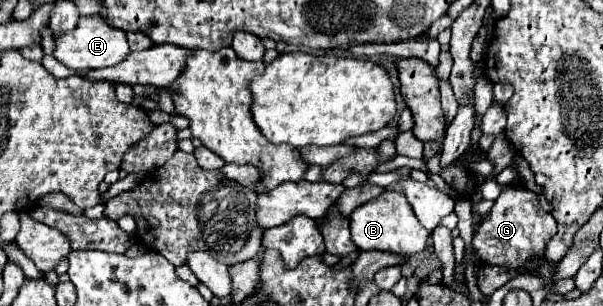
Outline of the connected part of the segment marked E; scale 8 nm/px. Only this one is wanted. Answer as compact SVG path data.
M81 17L79 25L71 33L63 33L63 37L55 39L55 59L61 61L65 67L71 69L101 69L101 67L111 67L121 63L129 53L129 43L127 43L127 33L123 29L111 29L109 25L103 25L99 17Z

